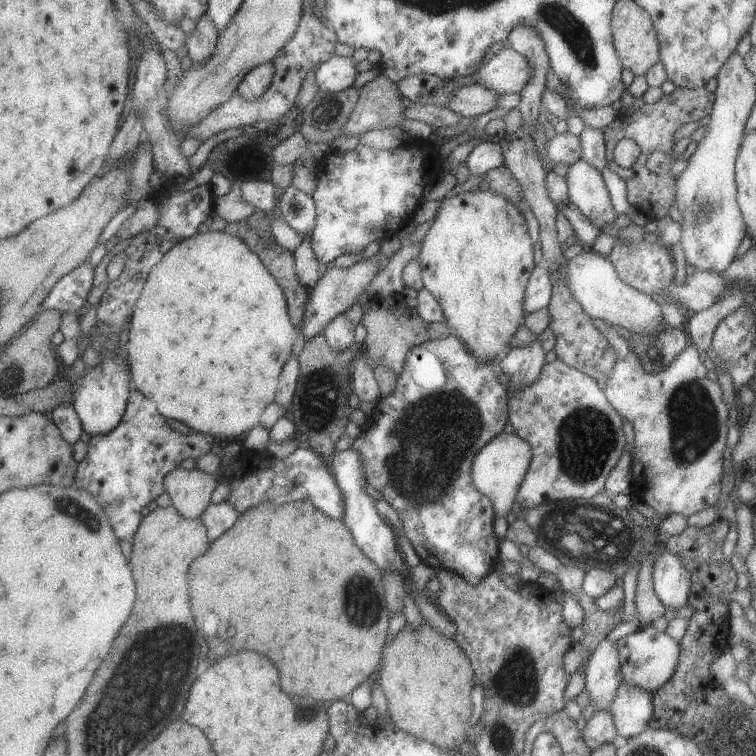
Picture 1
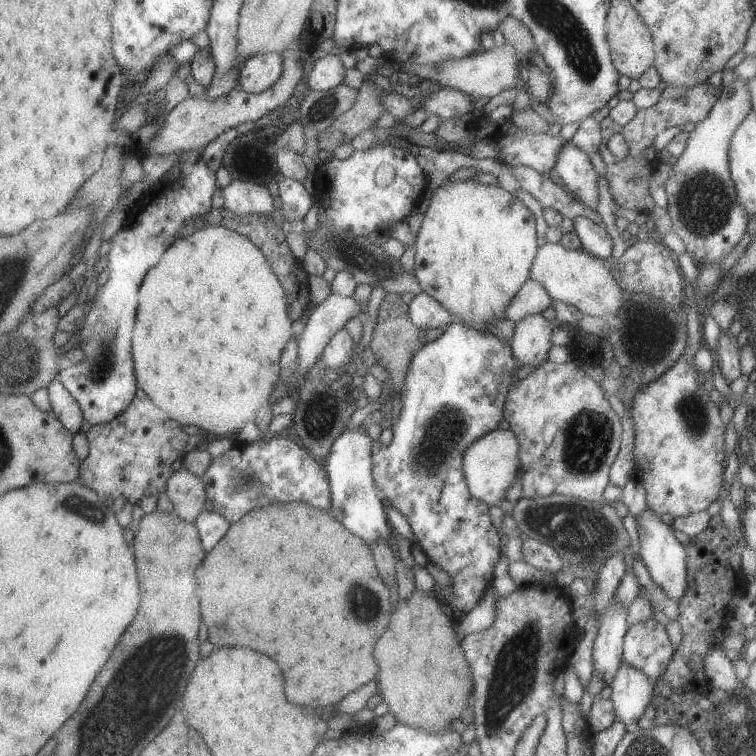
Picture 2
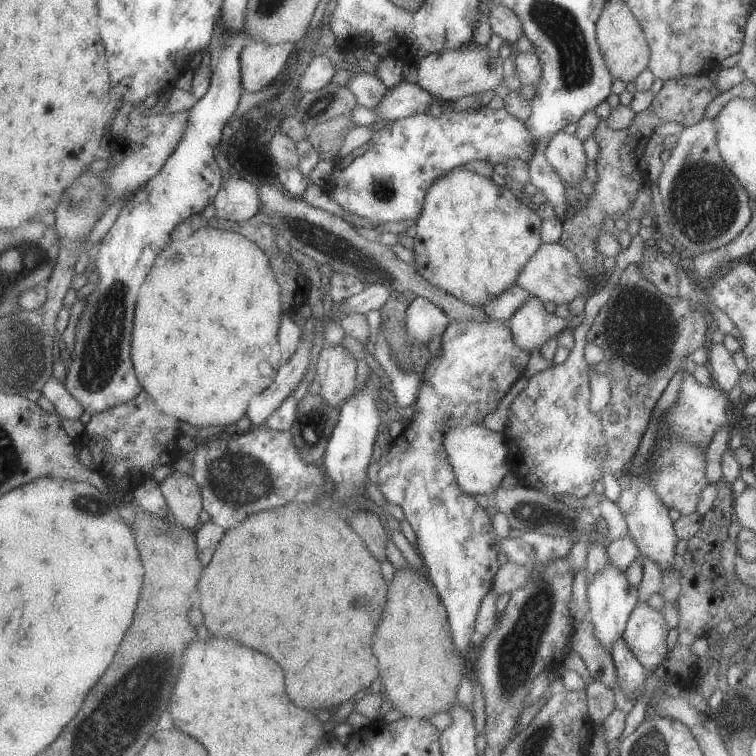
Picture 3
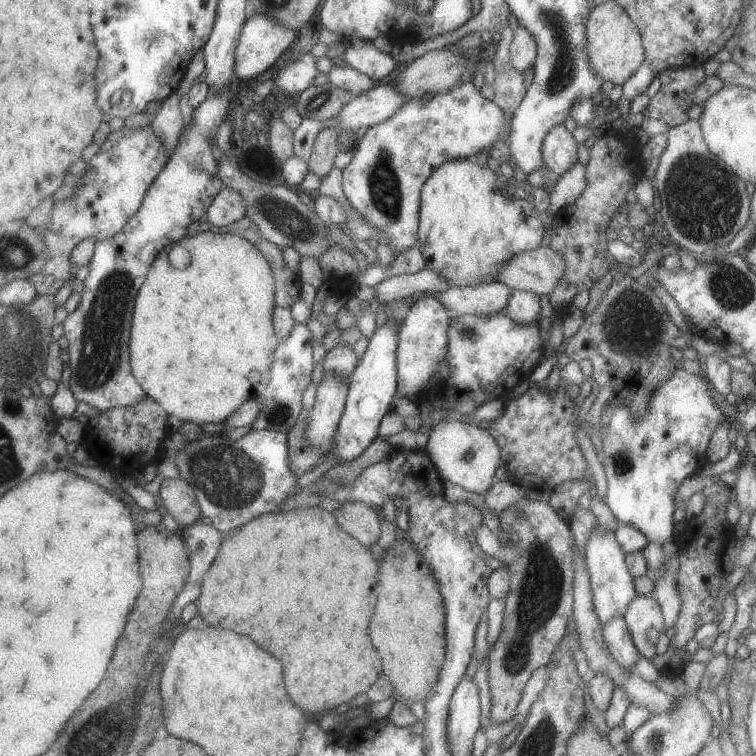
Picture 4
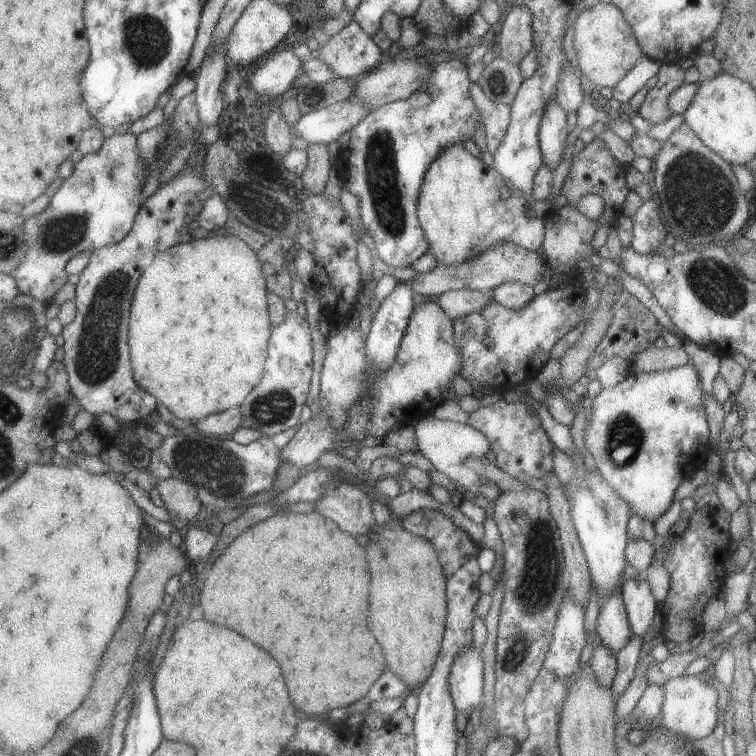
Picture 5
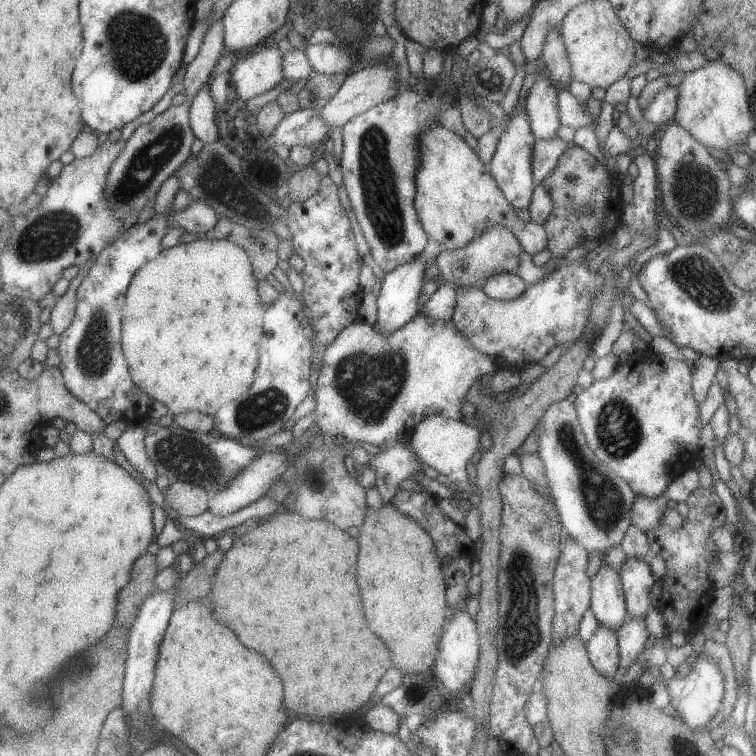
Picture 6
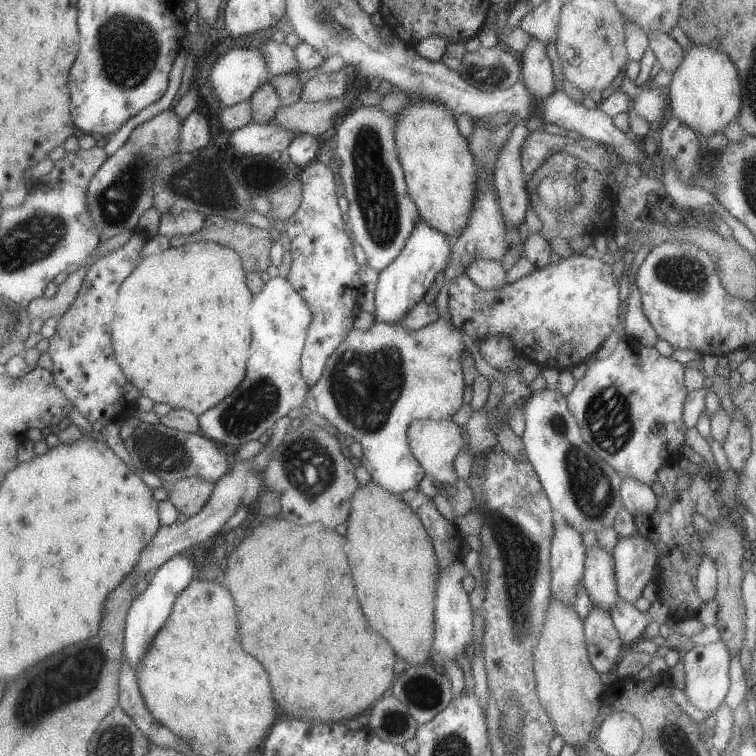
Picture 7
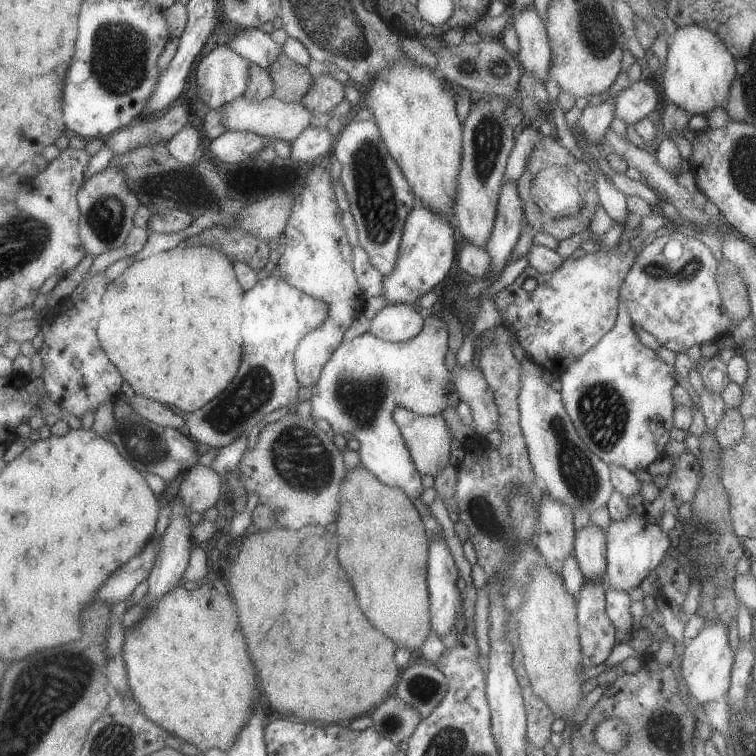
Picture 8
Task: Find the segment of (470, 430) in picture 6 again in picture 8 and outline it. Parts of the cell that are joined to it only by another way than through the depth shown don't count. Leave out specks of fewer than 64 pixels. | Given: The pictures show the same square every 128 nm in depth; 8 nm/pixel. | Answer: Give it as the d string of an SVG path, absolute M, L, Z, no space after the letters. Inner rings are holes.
M397 407L392 412L392 419L420 475L430 474L435 478L446 466L449 466L452 434L441 415L420 413L414 407Z

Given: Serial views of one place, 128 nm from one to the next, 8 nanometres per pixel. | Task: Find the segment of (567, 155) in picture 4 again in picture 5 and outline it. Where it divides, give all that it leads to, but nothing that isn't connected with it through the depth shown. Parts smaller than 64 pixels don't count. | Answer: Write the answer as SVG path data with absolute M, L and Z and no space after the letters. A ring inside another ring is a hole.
M555 98L548 99L545 102L538 139L544 163L548 163L553 170L561 162L569 132L567 113L557 104Z

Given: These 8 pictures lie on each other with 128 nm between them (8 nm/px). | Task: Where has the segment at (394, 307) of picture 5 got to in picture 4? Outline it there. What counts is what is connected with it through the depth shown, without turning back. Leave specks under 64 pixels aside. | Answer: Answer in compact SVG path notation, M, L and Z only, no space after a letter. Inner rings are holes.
M388 317L384 325L377 326L364 357L359 360L350 377L350 390L344 412L334 434L334 448L326 456L350 462L360 456L379 436L381 419L392 410L391 403L397 394L397 349L399 346L399 322Z

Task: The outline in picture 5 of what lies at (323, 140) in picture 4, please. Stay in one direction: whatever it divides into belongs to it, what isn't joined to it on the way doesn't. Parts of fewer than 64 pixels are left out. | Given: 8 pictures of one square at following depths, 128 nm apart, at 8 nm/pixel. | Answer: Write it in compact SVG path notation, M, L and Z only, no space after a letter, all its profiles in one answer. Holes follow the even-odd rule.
M310 145L307 150L308 163L304 173L300 176L304 183L304 190L310 195L322 195L330 176L329 153L326 145Z

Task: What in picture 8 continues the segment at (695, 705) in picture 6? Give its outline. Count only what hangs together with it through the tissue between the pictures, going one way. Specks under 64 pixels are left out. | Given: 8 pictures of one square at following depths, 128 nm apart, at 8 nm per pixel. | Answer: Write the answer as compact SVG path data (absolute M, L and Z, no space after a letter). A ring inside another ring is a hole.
M717 619L706 623L705 628L696 638L686 643L681 671L687 682L689 694L700 704L719 701L727 698L731 687L732 667L734 666L734 650L730 647L729 630Z

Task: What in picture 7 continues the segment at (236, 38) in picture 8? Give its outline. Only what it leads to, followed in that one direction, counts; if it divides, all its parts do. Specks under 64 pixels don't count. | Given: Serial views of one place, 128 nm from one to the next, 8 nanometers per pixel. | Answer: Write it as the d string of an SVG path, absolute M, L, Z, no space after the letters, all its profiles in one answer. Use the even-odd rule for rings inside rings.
M274 40L262 44L260 48L260 54L264 56L266 64L268 64L268 72L273 76L280 76L281 74L288 74L288 72L294 72L294 74L300 74L302 68L296 60L296 54L294 54L294 48L284 43L277 43Z

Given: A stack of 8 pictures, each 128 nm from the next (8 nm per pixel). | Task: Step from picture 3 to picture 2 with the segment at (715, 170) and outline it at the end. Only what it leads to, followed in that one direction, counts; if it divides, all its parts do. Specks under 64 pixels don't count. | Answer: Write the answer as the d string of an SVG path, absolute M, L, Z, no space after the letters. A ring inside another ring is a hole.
M730 68L724 70L721 94L708 116L689 132L690 138L684 154L672 166L665 182L668 214L672 218L672 228L684 242L687 253L698 265L714 264L736 248L736 244L746 234L750 221L748 212L740 206L736 196L736 186L731 177L729 153L730 140L736 128L753 111L752 96L748 90L748 80L742 80Z

